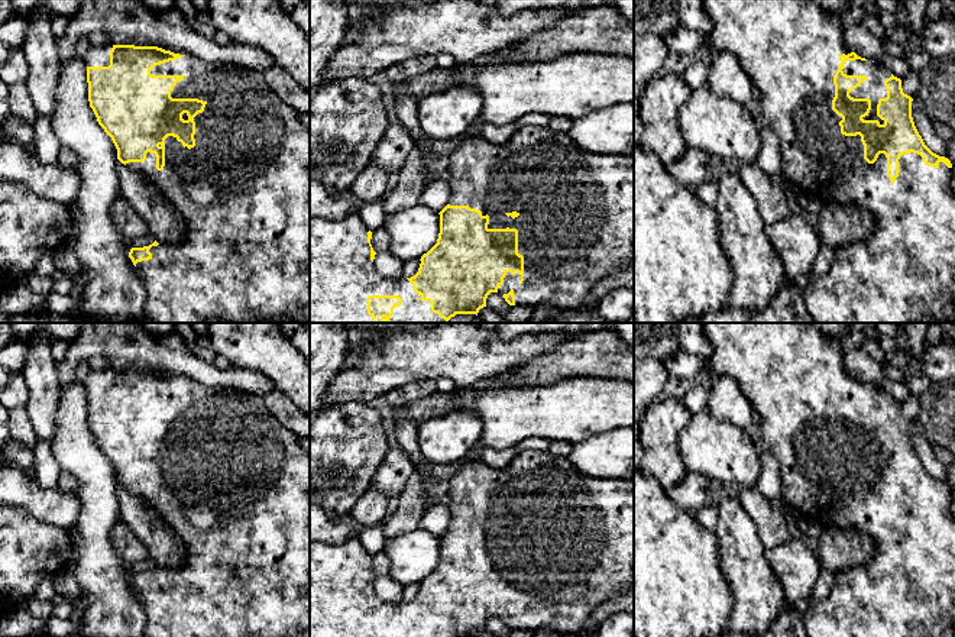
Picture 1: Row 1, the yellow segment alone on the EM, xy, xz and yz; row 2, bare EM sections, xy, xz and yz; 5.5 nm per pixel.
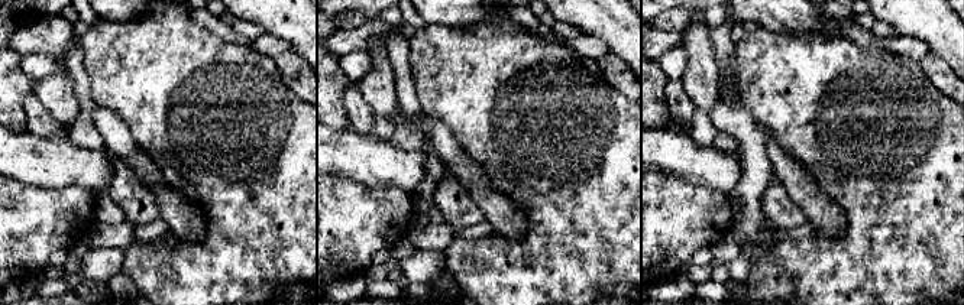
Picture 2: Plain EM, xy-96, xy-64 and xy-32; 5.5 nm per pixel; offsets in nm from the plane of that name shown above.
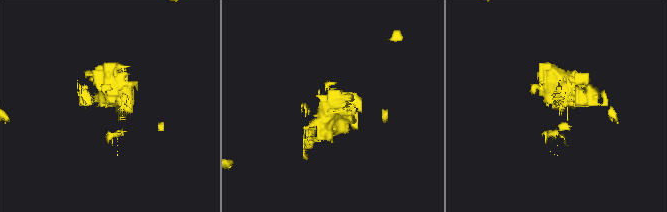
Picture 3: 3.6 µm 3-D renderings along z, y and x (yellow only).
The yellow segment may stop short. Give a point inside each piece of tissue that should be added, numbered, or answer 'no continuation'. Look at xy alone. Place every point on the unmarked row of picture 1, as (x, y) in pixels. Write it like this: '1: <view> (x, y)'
1: xy (243, 514)

